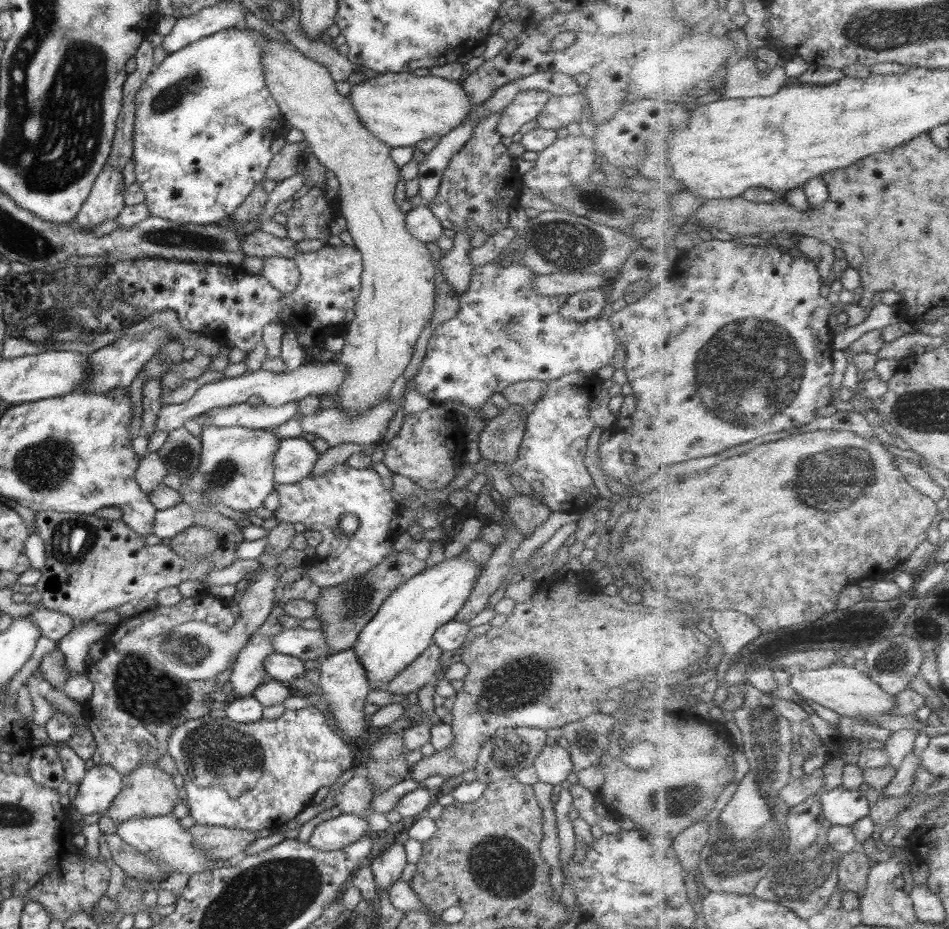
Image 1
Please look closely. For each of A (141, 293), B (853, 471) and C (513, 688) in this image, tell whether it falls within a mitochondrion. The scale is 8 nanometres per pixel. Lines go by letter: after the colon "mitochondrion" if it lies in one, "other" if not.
A: other
B: mitochondrion
C: mitochondrion

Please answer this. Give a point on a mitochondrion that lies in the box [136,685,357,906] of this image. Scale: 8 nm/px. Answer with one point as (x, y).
(219, 758)

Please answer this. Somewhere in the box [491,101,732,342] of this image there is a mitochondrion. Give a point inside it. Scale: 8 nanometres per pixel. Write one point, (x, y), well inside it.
(566, 244)

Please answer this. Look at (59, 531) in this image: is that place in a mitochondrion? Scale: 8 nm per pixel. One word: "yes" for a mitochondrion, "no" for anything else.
yes

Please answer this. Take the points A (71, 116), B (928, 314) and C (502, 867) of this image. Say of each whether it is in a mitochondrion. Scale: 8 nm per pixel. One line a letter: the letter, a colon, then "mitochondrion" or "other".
A: mitochondrion
B: other
C: mitochondrion

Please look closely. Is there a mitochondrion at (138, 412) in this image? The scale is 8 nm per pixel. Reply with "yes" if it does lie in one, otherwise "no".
no

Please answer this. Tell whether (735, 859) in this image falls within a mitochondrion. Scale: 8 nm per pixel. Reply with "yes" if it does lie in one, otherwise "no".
yes

